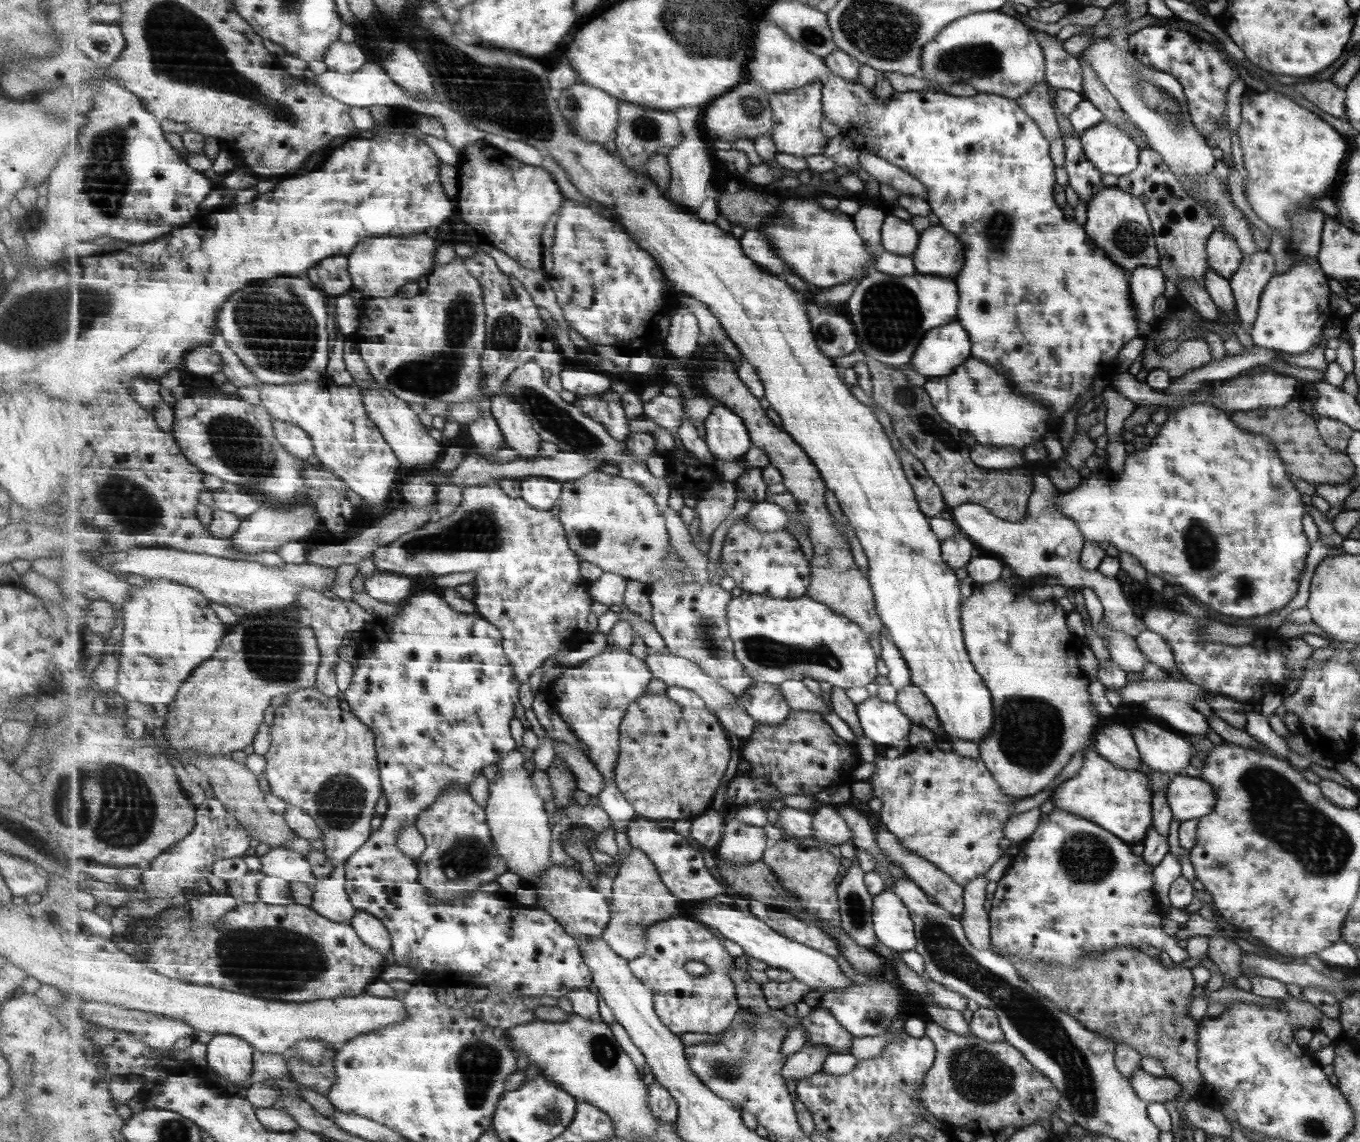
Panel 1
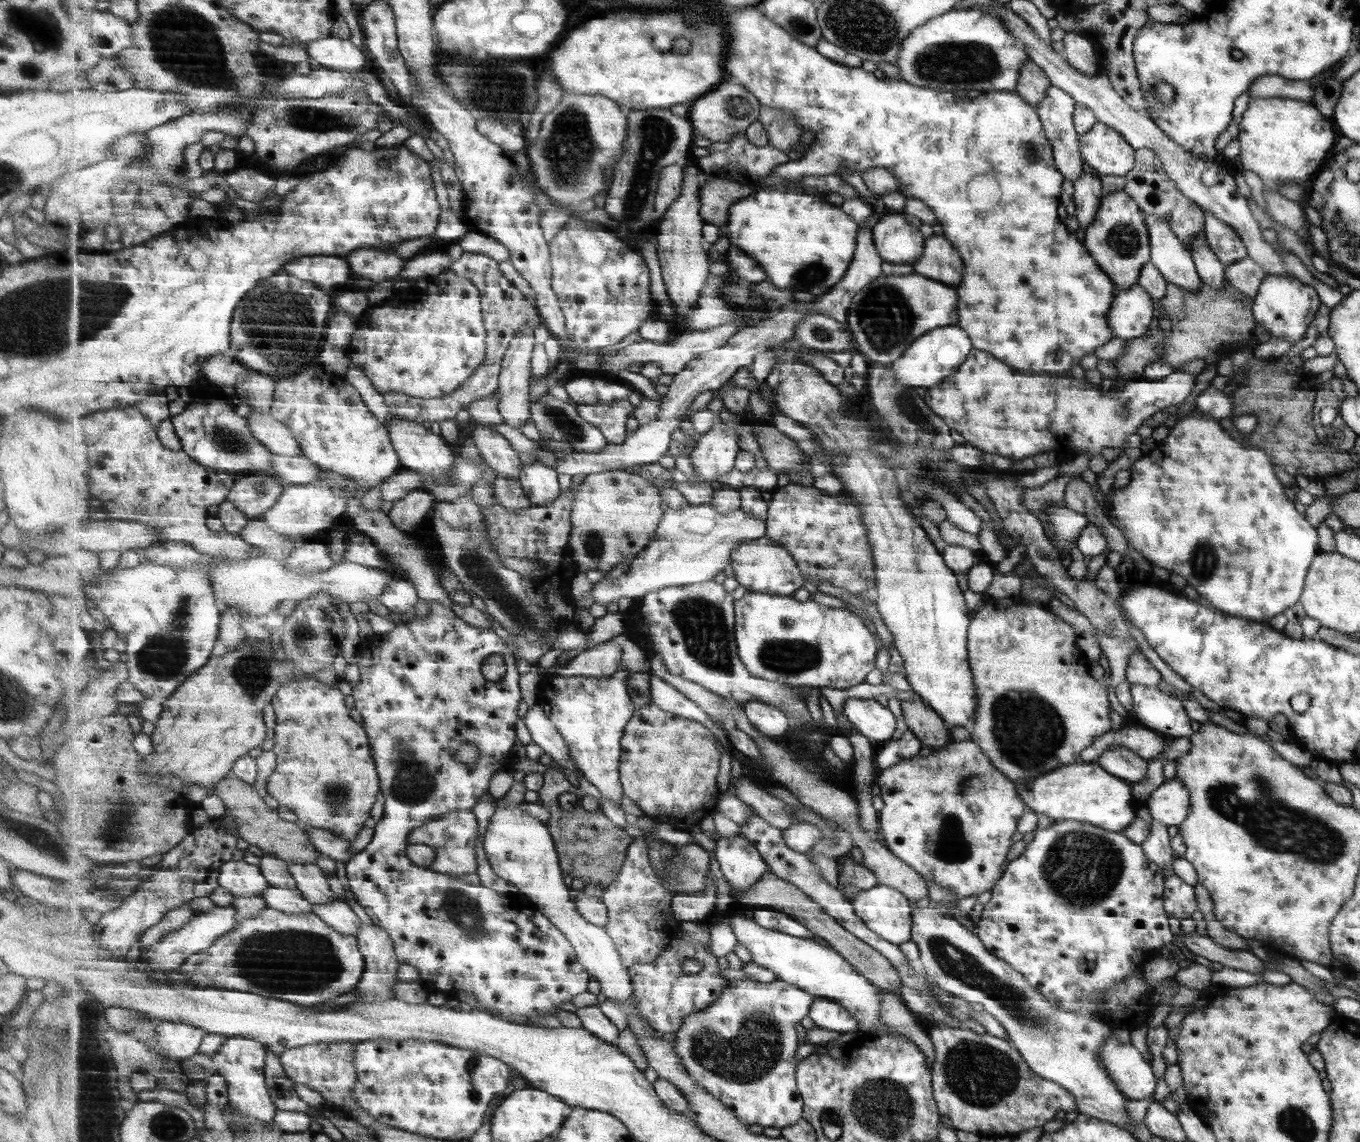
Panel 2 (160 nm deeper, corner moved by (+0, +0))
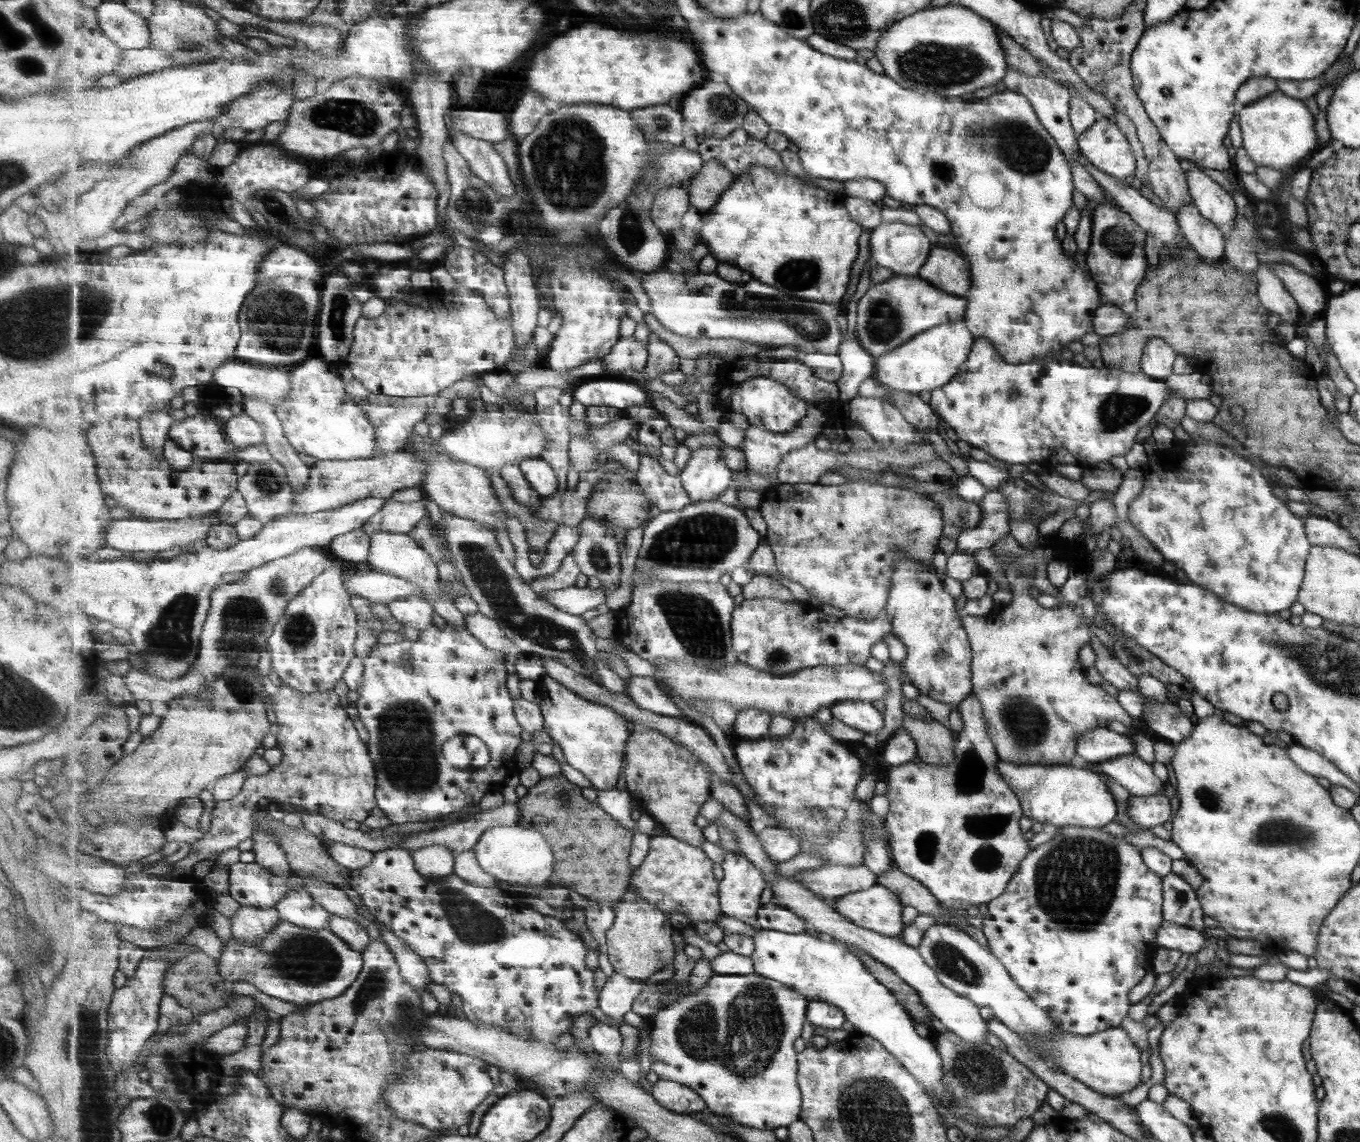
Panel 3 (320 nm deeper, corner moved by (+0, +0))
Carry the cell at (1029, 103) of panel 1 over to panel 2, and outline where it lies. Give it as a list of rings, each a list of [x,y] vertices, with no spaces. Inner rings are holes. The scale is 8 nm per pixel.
[[[1023,61],[1019,77],[1015,84],[1015,92],[1024,98],[1036,110],[1036,102],[1043,98],[1044,90],[1049,86],[1048,78],[1043,71],[1031,61]]]

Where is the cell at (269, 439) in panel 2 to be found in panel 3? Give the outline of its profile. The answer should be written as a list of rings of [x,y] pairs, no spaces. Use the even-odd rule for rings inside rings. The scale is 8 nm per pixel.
[[[245,412],[235,415],[233,420],[225,423],[225,433],[231,441],[231,447],[237,450],[265,444],[263,428]]]

